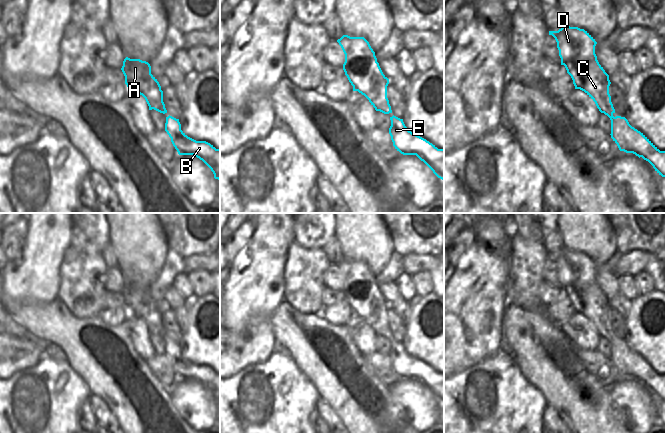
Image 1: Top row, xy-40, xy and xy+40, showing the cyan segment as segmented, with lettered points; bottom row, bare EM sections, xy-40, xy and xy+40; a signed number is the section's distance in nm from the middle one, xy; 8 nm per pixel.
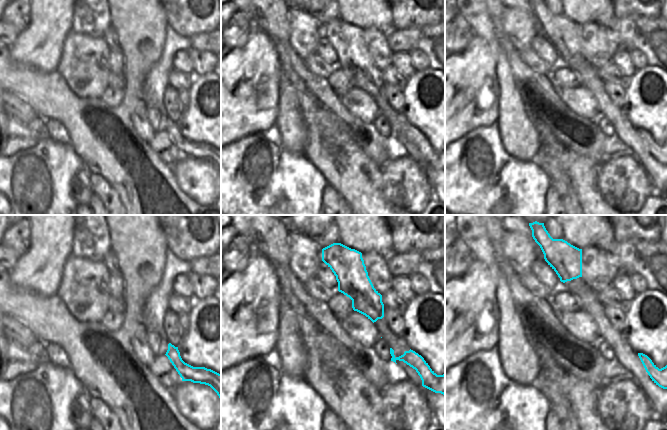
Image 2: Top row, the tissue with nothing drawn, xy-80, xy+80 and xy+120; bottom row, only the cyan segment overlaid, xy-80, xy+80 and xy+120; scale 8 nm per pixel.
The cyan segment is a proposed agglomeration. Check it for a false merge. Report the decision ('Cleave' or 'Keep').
Keep.

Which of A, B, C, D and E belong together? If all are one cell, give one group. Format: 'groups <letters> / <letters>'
groups A B C D E

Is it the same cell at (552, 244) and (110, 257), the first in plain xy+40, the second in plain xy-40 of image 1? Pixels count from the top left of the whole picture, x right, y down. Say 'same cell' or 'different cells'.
same cell

